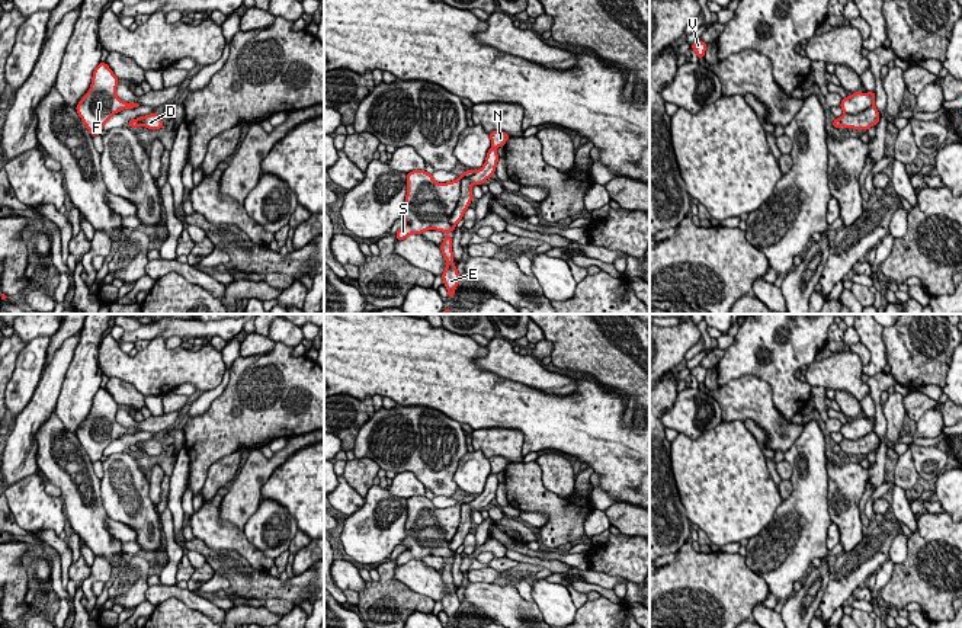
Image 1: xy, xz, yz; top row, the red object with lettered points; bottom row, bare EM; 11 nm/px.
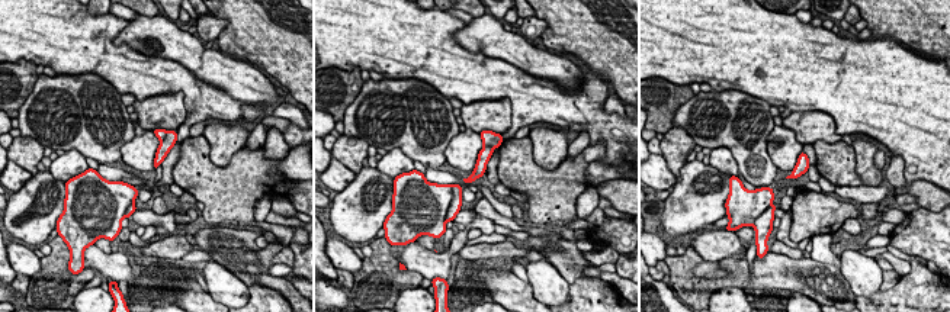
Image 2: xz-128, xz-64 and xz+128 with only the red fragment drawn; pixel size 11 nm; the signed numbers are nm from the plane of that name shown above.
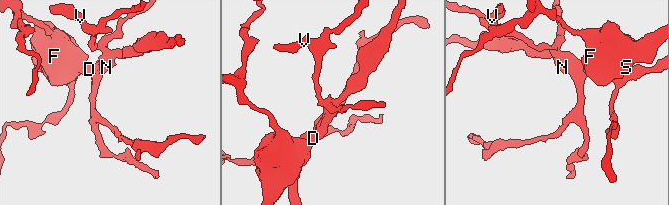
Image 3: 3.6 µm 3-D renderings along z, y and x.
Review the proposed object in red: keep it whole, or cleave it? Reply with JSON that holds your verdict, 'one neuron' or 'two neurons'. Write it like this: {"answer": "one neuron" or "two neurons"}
{"answer": "two neurons"}

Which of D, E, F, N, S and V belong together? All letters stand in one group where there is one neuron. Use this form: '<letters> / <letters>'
D E / F N S V

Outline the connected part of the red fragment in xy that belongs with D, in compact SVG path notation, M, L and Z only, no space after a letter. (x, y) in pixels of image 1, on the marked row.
M150 113L145 116L138 116L135 119L140 125L144 125L147 129L160 129L164 128L164 124L161 121L161 116L158 113Z

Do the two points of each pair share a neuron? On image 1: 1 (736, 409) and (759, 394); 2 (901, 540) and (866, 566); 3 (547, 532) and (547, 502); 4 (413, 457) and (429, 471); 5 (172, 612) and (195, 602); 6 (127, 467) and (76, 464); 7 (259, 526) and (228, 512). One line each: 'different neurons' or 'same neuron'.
1: same neuron
2: different neurons
3: same neuron
4: same neuron
5: different neurons
6: different neurons
7: different neurons

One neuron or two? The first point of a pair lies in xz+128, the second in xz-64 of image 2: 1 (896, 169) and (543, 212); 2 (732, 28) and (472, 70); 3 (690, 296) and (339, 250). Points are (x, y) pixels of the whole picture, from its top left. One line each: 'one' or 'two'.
1: two
2: one
3: two

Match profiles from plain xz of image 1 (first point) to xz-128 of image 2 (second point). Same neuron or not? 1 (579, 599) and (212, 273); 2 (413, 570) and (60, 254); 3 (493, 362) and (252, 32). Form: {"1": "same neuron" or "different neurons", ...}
{"1": "different neurons", "2": "different neurons", "3": "different neurons"}

